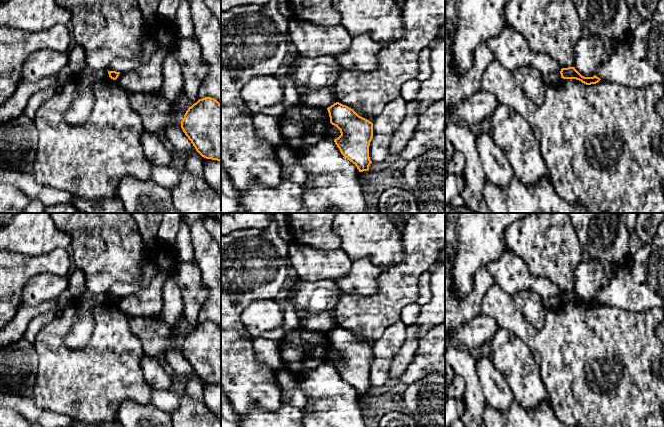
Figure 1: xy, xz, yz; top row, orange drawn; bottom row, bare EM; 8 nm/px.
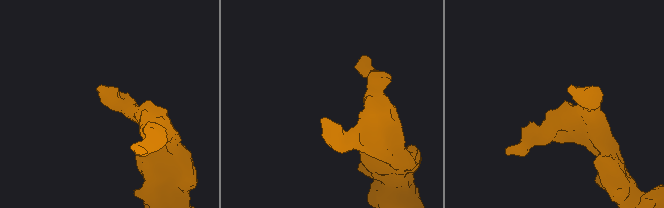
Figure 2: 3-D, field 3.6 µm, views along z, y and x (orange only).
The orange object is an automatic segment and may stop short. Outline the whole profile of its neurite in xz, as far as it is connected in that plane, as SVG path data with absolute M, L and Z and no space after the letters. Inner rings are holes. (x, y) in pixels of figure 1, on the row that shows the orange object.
M339 102L334 103L327 110L330 123L341 133L334 139L341 154L352 162L359 172L368 171L372 163L369 146L373 138L373 123Z

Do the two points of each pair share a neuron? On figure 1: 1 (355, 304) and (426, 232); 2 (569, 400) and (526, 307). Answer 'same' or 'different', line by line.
1: same
2: different

